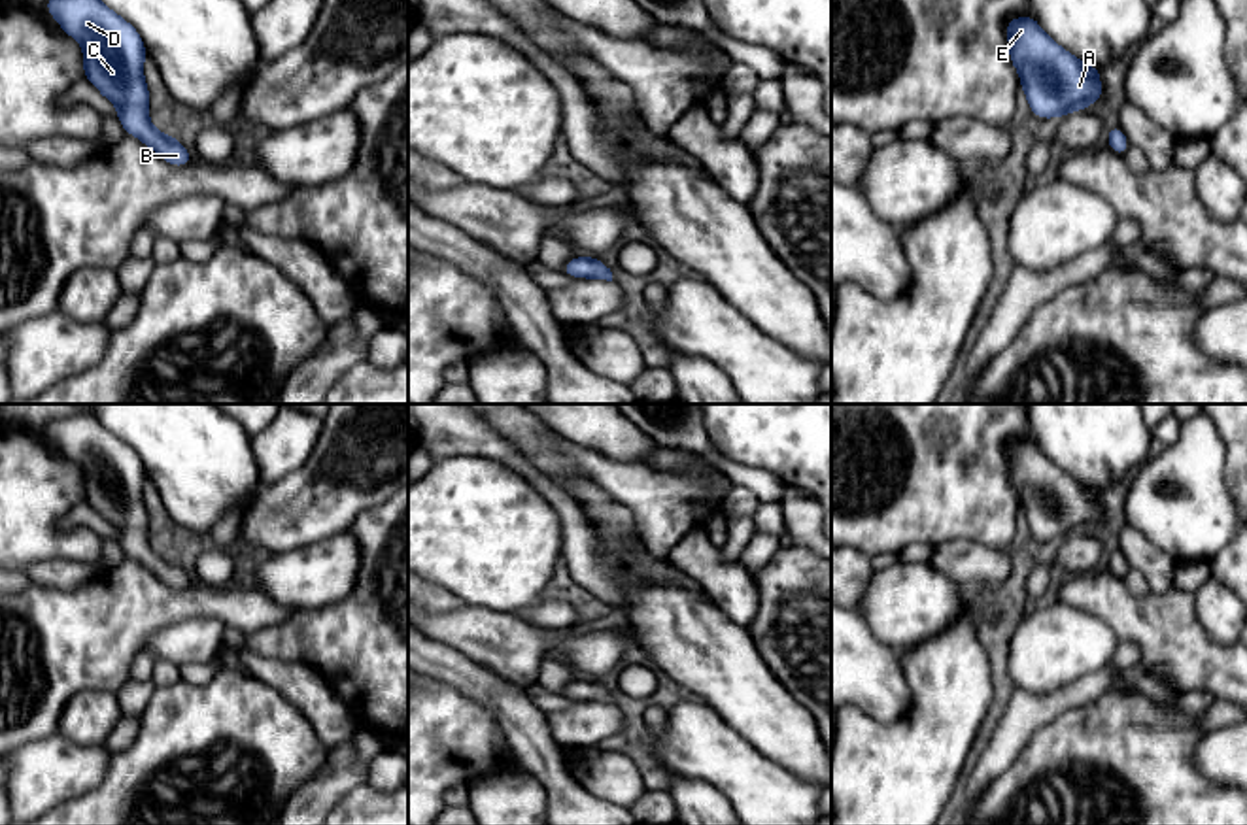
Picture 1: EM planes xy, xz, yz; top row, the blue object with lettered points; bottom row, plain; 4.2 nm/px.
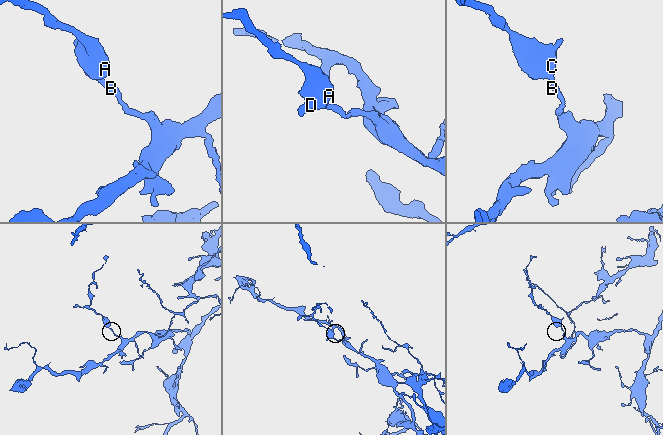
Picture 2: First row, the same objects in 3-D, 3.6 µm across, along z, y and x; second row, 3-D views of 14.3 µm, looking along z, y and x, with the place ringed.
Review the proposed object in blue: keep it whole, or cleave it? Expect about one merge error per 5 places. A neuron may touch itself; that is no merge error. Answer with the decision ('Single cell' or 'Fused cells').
Single cell

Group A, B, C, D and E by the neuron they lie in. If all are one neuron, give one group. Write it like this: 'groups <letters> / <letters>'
groups A B C D E

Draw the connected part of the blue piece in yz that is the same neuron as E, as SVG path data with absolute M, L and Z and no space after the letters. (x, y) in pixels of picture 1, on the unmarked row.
M1033 438L1005 447L1009 481L1020 498L1032 536L1051 542L1088 529L1103 519L1102 493L1079 483L1043 455Z

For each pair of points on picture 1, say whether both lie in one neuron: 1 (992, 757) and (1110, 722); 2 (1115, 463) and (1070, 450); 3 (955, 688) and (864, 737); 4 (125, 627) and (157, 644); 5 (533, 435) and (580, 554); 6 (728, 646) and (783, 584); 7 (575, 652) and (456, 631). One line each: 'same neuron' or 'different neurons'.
1: different neurons
2: same neuron
3: same neuron
4: different neurons
5: different neurons
6: different neurons
7: same neuron

